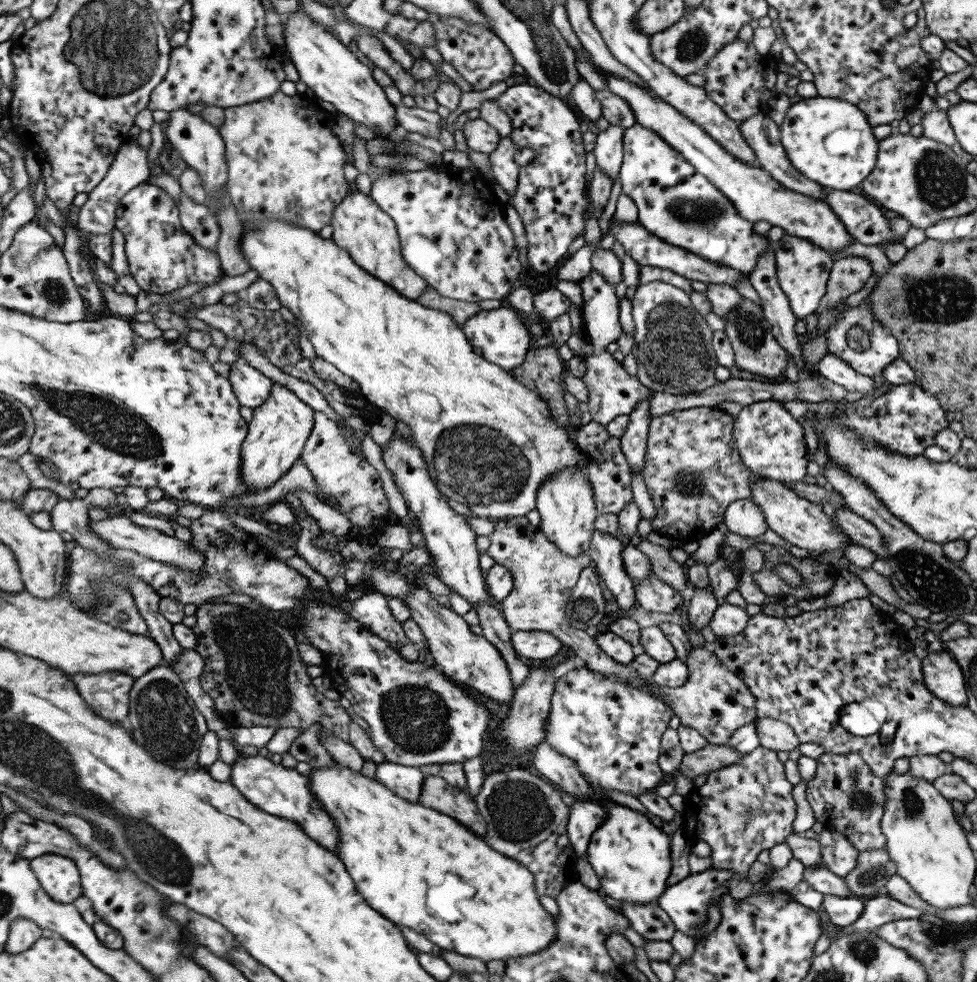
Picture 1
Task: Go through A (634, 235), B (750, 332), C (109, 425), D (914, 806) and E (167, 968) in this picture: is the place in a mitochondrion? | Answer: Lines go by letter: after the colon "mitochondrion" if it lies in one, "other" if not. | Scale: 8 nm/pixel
A: other
B: mitochondrion
C: mitochondrion
D: mitochondrion
E: mitochondrion

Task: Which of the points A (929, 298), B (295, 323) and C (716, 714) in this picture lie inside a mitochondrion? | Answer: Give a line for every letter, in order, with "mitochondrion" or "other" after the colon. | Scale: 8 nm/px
A: mitochondrion
B: other
C: other

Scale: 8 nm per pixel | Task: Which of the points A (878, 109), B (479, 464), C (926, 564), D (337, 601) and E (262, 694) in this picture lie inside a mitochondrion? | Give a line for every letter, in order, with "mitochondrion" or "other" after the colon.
A: other
B: mitochondrion
C: mitochondrion
D: other
E: mitochondrion

